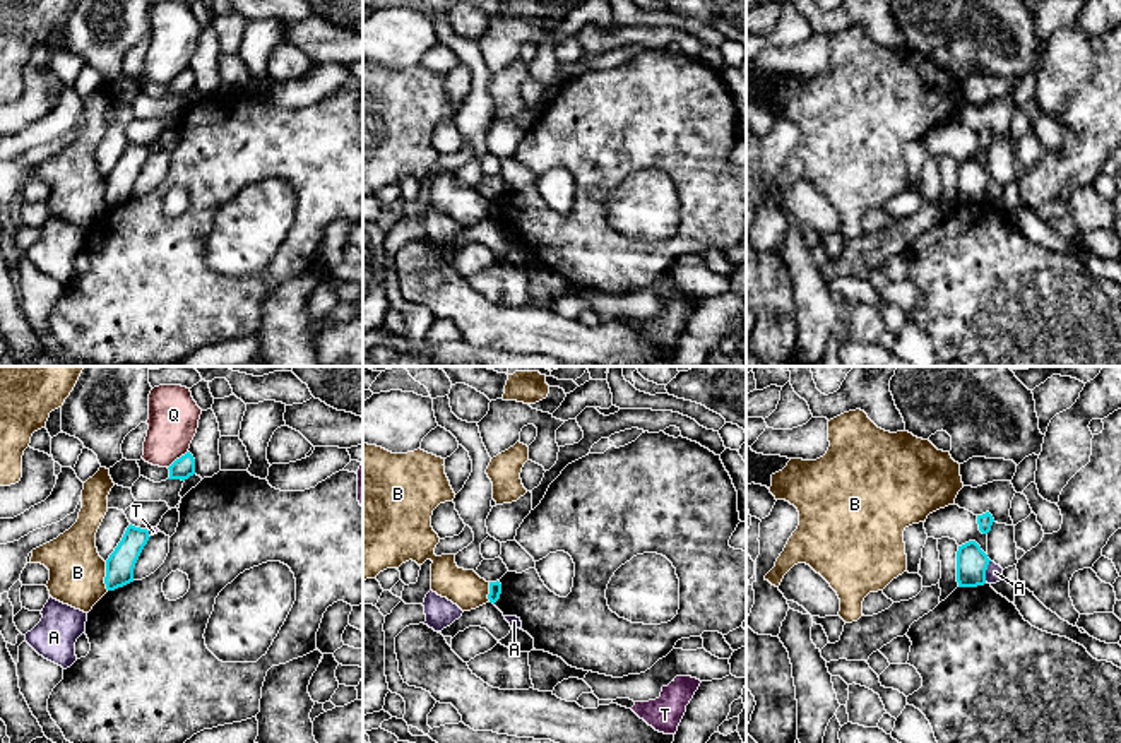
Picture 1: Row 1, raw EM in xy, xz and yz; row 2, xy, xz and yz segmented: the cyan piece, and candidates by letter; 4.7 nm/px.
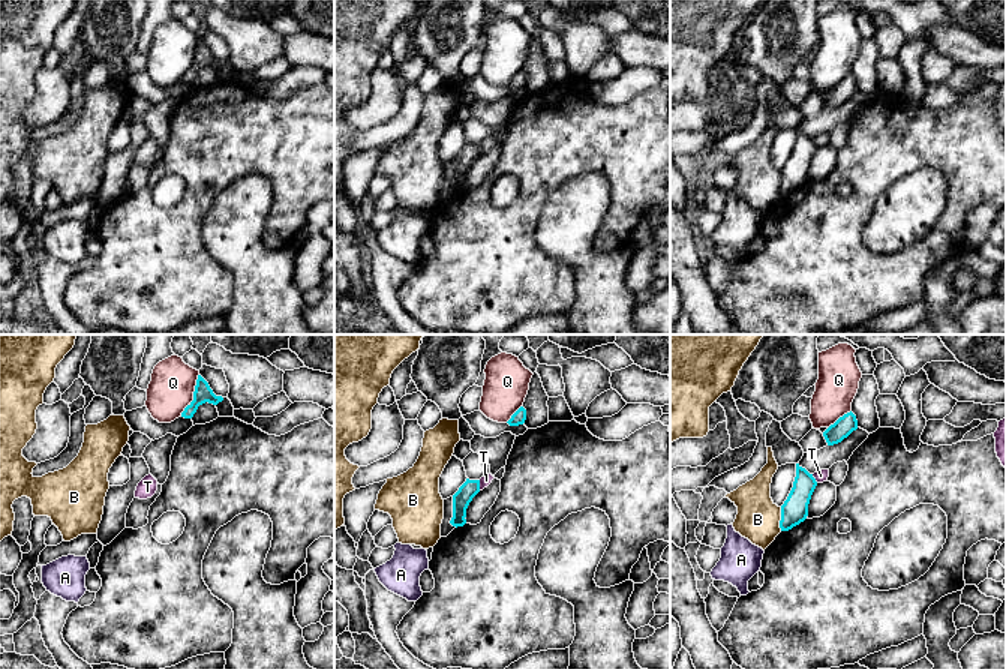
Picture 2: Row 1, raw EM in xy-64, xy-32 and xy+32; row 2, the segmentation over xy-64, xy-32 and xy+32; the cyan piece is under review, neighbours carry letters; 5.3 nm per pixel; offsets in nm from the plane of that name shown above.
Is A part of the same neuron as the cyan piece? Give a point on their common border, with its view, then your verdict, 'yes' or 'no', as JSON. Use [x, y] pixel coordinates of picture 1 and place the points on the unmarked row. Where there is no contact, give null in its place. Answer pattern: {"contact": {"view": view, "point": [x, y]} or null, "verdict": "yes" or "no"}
{"contact": {"view": "yz", "point": [984, 187]}, "verdict": "no"}

